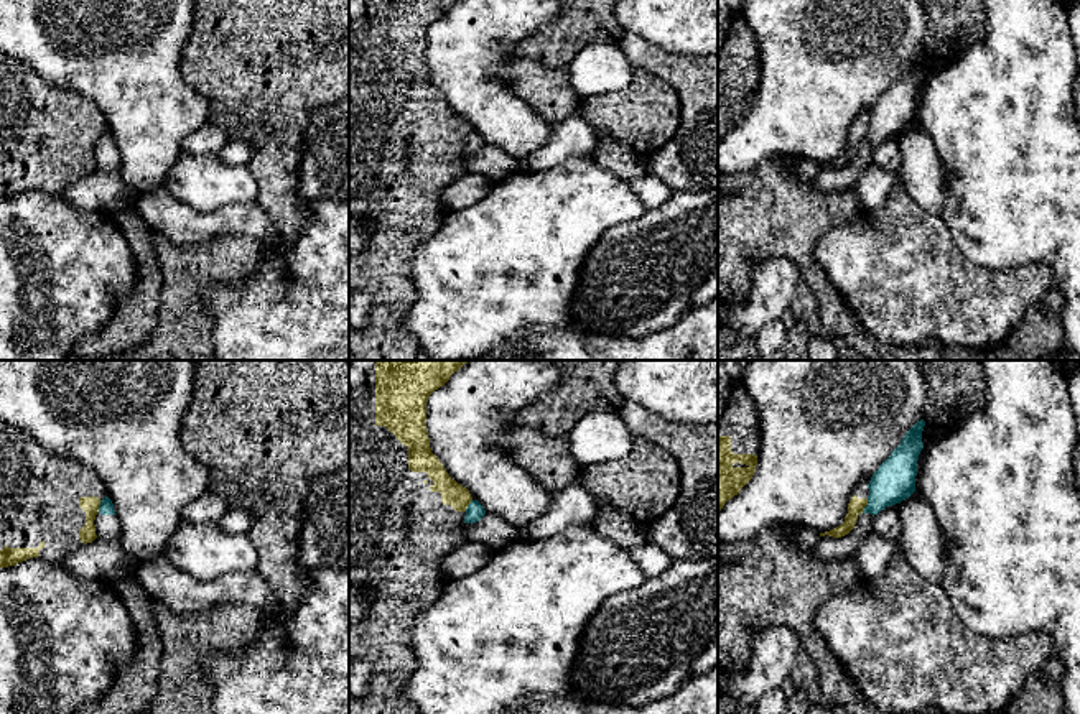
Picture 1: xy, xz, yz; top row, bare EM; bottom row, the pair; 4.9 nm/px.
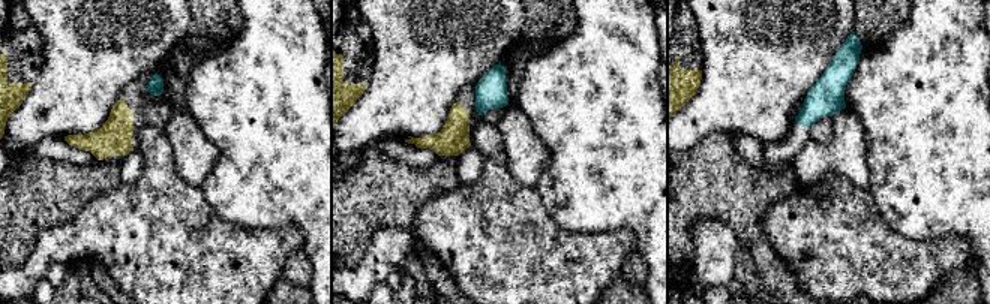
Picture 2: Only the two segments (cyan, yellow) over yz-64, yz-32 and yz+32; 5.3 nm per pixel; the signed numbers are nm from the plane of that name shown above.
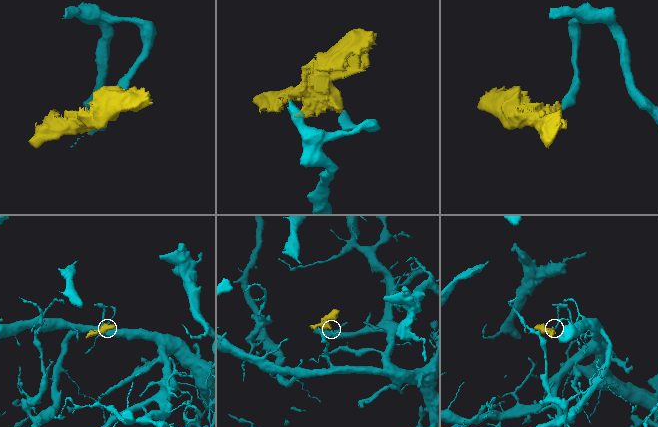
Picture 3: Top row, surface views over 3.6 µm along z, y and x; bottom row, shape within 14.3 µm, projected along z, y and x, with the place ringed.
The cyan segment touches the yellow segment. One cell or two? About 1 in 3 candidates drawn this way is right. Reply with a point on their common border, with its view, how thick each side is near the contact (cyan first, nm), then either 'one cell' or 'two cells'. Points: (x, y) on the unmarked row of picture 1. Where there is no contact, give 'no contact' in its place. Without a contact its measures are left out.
meets cyan in yz at (866, 137); 200 nm thick on the cyan side, 80 nm on the other; two cells

